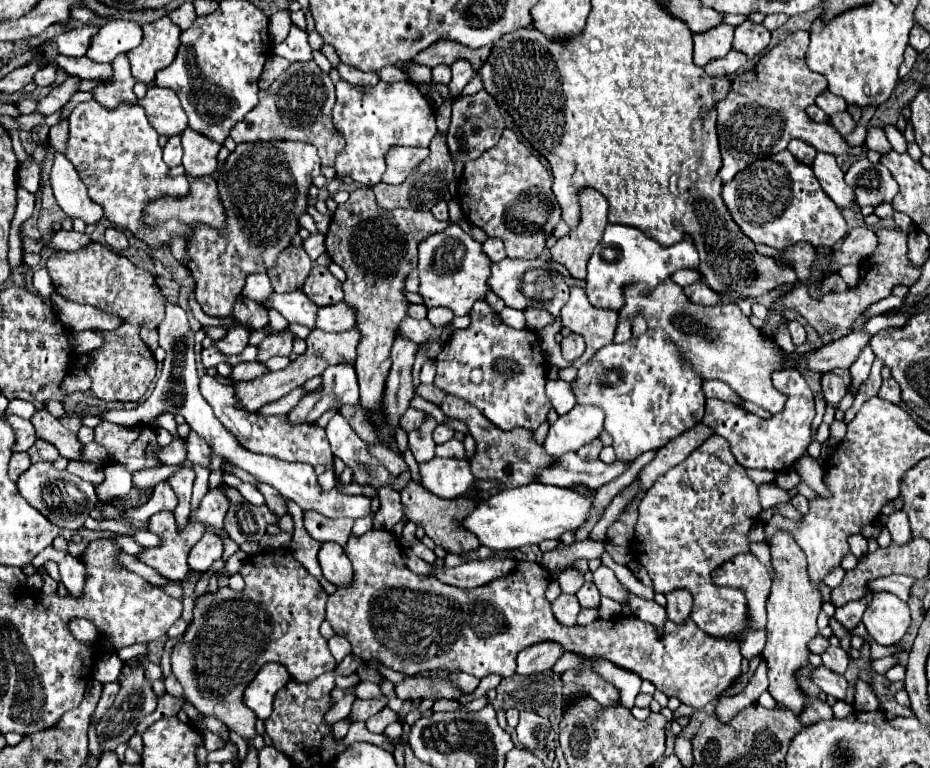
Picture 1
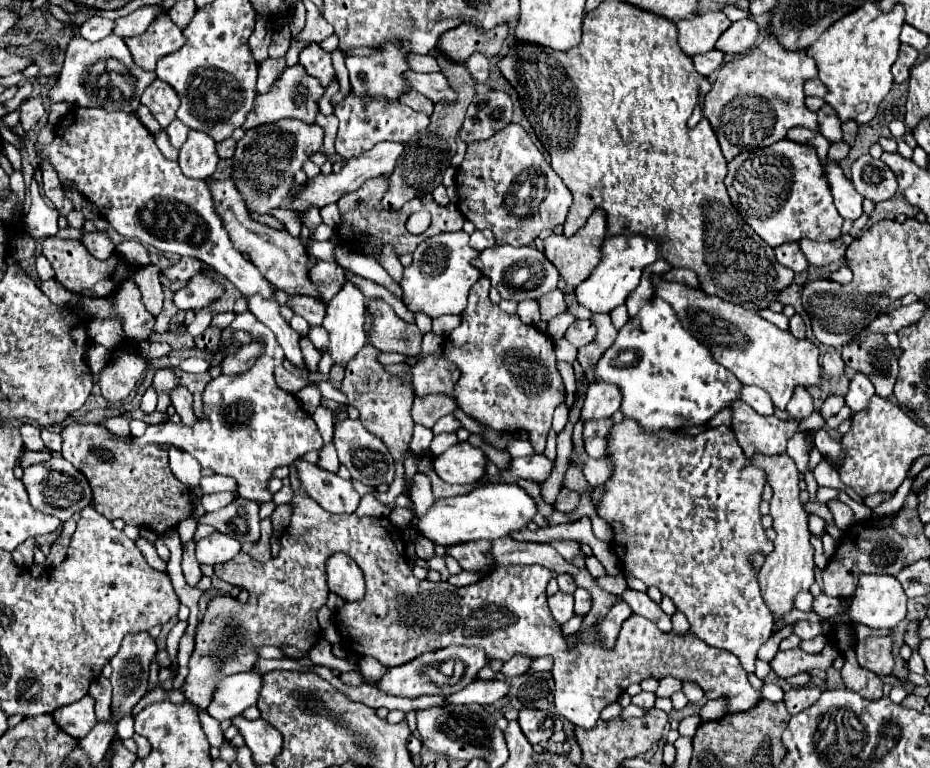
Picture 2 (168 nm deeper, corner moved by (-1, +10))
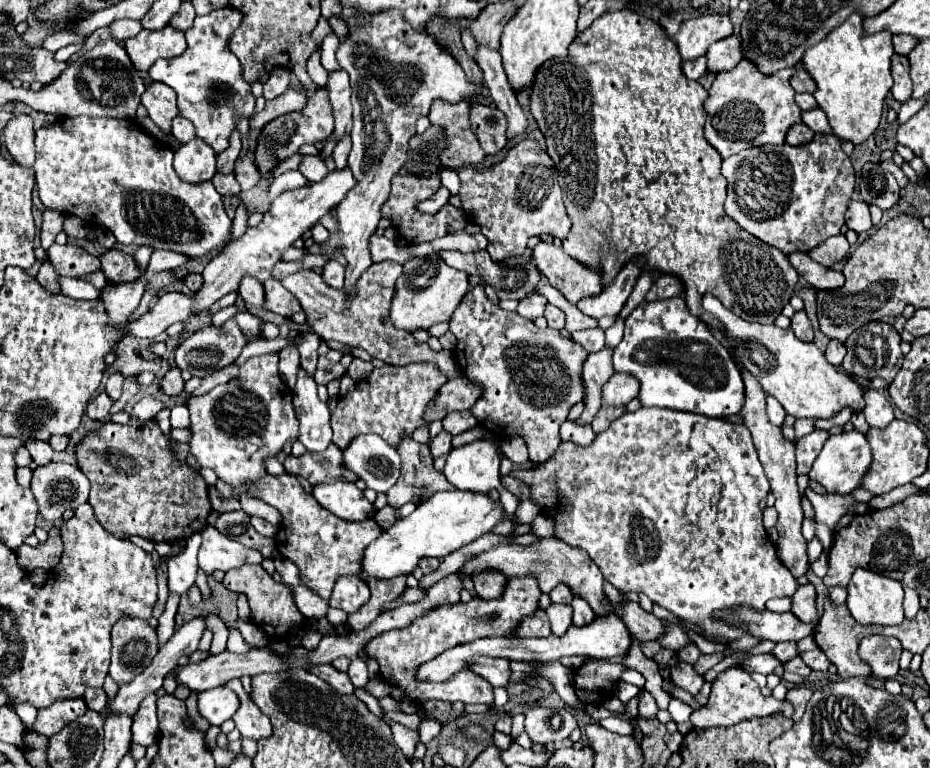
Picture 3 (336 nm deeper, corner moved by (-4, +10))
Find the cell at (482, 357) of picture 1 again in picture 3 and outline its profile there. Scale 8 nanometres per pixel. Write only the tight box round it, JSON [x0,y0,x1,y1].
[450,286,588,464]

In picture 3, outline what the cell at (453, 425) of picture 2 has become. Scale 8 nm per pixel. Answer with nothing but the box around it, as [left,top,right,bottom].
[442,410,478,434]

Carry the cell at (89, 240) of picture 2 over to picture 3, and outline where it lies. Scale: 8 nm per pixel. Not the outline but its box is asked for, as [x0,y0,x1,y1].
[100,250,144,282]

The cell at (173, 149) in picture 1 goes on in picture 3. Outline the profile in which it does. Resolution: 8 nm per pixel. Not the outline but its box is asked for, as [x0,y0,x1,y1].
[172,116,194,144]

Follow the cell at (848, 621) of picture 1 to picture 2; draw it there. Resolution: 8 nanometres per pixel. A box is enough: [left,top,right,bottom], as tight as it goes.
[813,594,849,618]

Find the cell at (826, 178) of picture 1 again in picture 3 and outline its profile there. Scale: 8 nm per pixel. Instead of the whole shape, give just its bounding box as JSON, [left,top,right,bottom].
[846,200,872,234]

